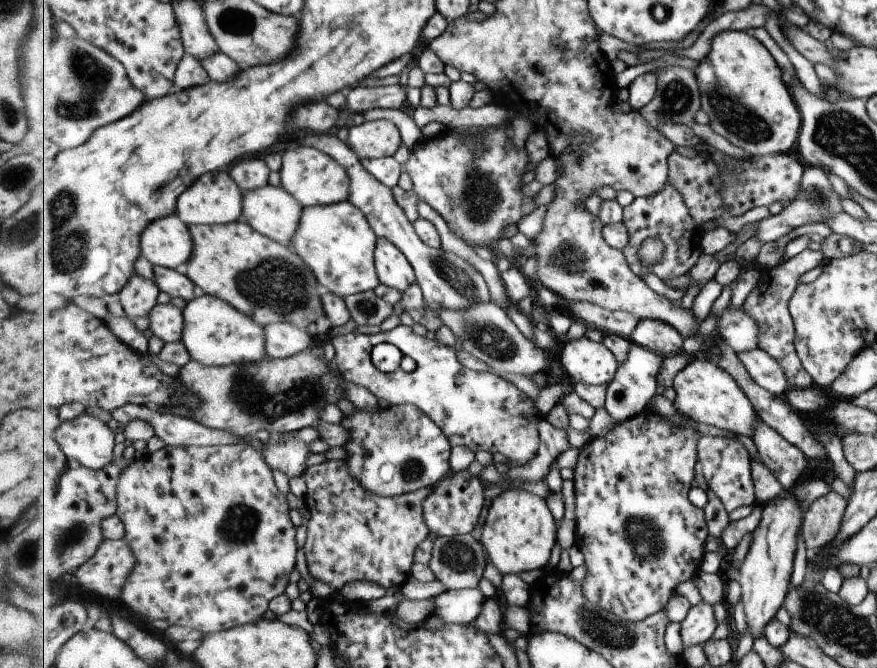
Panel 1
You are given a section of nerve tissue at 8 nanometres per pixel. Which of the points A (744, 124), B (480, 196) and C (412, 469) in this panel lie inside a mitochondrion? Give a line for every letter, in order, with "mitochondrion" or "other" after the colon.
A: mitochondrion
B: mitochondrion
C: mitochondrion

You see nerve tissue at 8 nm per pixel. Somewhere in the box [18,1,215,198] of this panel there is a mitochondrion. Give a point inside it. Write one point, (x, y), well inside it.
(93, 78)

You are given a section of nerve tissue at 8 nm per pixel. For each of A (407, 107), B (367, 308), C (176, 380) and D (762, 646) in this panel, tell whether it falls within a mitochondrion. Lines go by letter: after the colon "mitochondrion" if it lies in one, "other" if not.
A: other
B: mitochondrion
C: other
D: other

